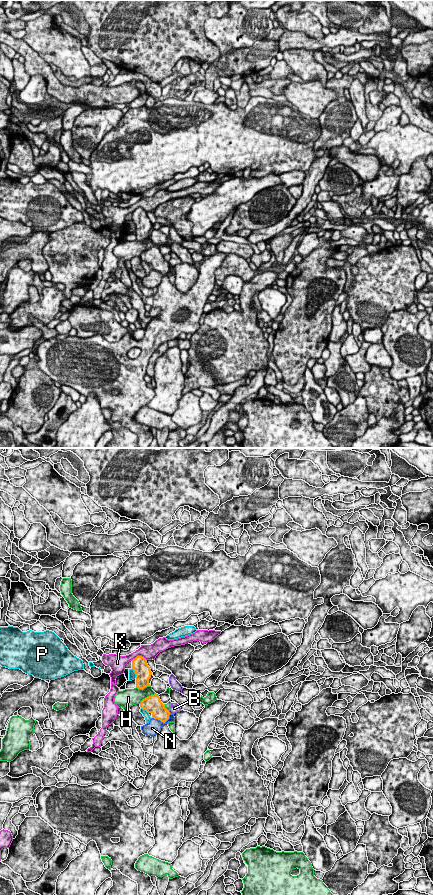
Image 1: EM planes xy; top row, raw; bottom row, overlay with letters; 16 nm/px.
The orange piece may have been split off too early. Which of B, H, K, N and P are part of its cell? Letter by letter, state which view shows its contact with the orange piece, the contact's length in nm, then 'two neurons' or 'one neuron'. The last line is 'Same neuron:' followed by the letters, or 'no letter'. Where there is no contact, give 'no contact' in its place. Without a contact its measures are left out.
B: meets orange in xy; contact 70 nm long; two neurons
H: meets orange in xy; contact 340 nm long; two neurons
K: meets orange in xy; contact 260 nm long; two neurons
N: meets orange in xy; contact 320 nm long; two neurons
P: meets orange in xy; contact 170 nm long; two neurons
Same neuron: no letter

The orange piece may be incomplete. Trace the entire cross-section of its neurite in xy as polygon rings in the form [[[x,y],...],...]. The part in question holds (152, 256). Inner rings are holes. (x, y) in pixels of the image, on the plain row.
[[[157,246],[143,251],[140,255],[140,259],[145,261],[148,265],[151,265],[152,270],[158,271],[163,275],[169,271],[170,264],[165,260],[165,256],[161,254]]]

